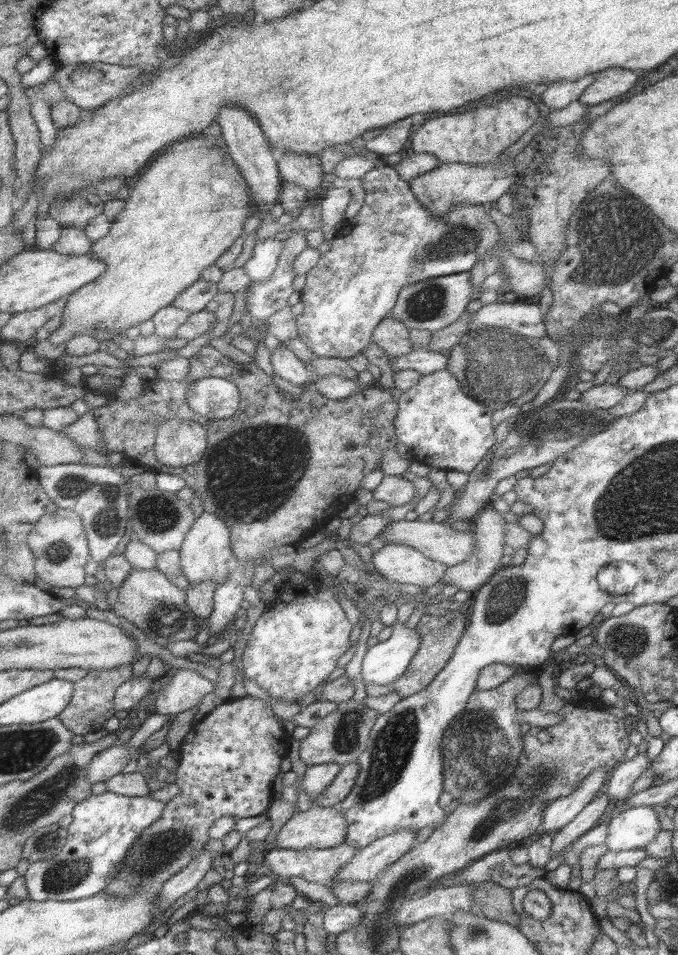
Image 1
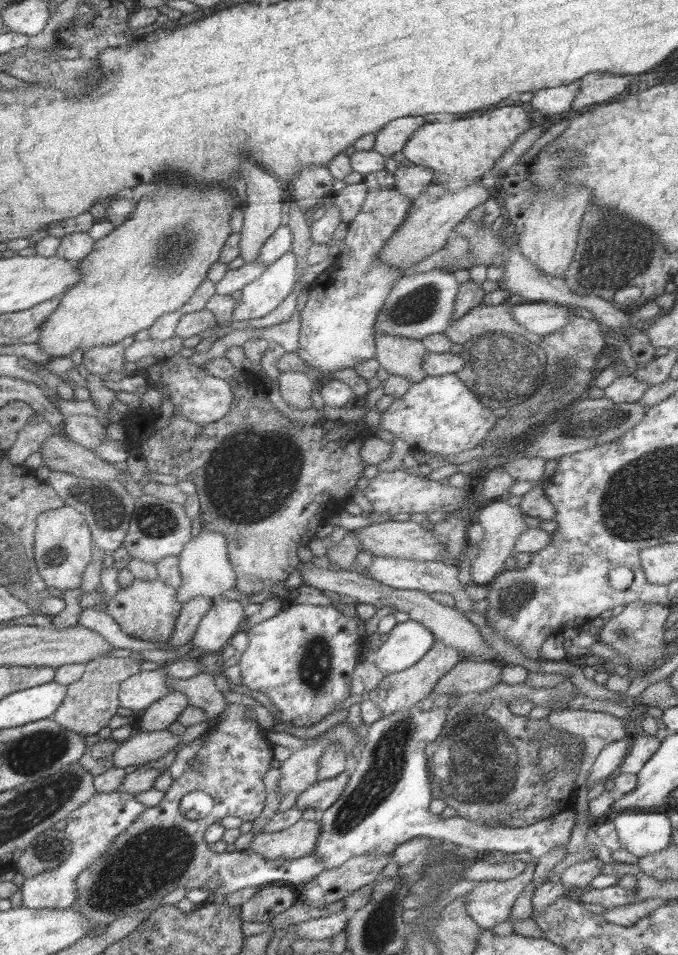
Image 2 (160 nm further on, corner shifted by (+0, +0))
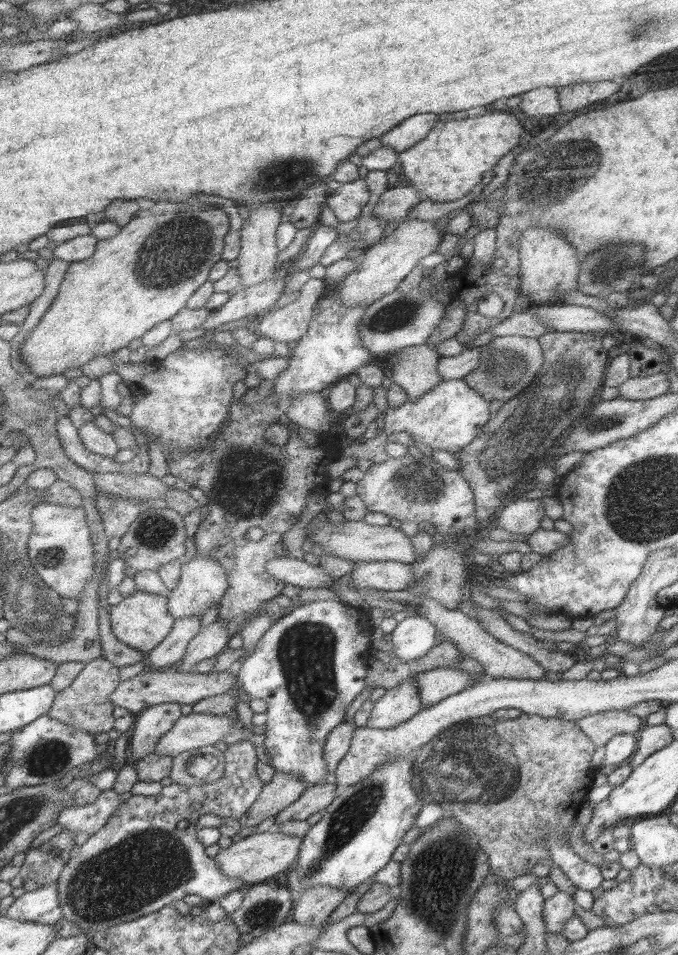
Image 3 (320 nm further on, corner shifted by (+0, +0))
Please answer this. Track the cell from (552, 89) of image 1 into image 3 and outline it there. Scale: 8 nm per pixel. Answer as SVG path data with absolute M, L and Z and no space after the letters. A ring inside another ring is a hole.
M552 86L533 88L520 96L518 107L521 113L527 116L553 116L562 112L558 103L557 88Z

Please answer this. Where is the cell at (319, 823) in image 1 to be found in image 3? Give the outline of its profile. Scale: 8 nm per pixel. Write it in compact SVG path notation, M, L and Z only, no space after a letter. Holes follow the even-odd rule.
M276 830L254 833L232 842L227 848L219 849L214 856L217 868L227 878L238 878L245 887L263 883L274 874L283 872L297 858L301 838L290 834L281 834Z

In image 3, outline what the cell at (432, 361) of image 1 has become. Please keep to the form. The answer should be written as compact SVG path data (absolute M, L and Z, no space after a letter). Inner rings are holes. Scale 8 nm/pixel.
M464 347L457 356L439 356L437 370L444 380L463 379L479 366L481 357L482 350L479 347Z

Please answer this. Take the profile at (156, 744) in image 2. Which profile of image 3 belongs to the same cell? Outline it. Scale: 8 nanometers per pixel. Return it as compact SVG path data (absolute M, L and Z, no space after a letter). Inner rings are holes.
M191 712L185 716L181 715L173 723L171 730L159 738L157 745L153 747L151 753L157 753L161 756L175 756L176 754L186 752L187 750L196 750L205 746L214 745L215 743L223 742L223 737L226 734L229 734L233 728L233 719L229 716L224 716L223 714L197 714Z

